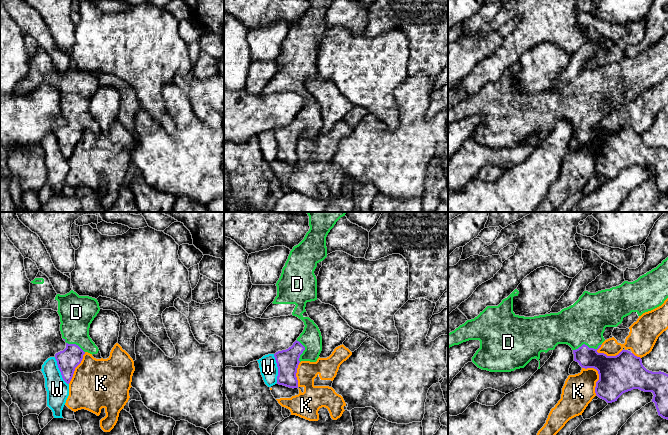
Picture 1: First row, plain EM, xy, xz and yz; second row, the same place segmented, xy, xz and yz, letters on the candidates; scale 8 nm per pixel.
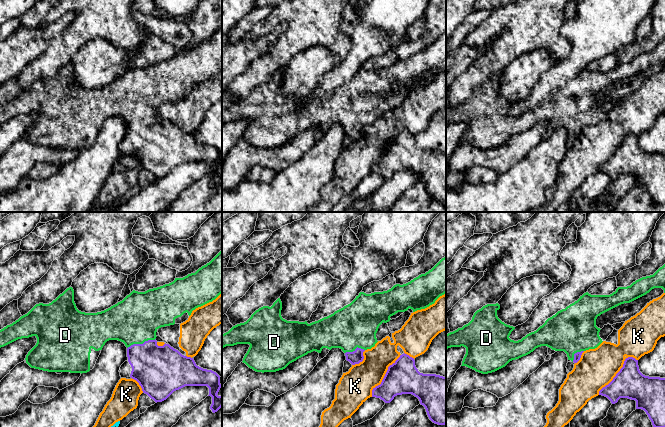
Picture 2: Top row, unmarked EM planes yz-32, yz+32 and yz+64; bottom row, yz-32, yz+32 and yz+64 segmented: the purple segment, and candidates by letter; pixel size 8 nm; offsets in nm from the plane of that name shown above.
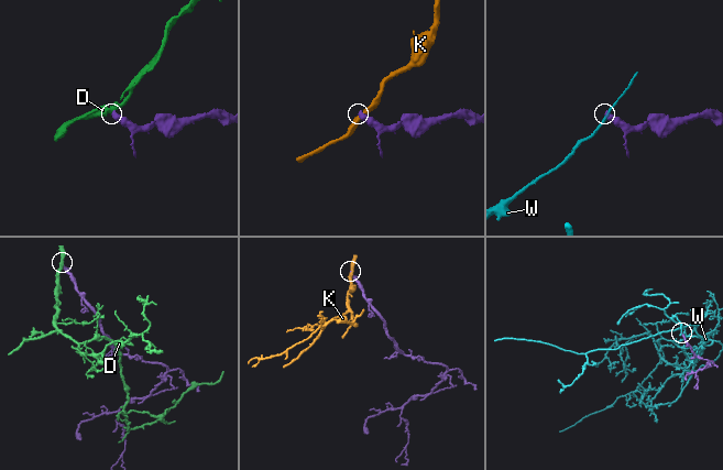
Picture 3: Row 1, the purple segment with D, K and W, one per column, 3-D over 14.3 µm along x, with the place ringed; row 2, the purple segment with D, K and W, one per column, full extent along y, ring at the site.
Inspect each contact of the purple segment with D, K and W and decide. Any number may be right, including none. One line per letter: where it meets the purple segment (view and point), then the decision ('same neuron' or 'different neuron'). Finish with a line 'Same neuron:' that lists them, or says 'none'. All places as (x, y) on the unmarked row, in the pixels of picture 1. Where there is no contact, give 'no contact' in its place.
D: contact yz (587, 122); same neuron
K: contact yz (599, 151); different neuron
W: contact xz (278, 144); different neuron
Same neuron: D

